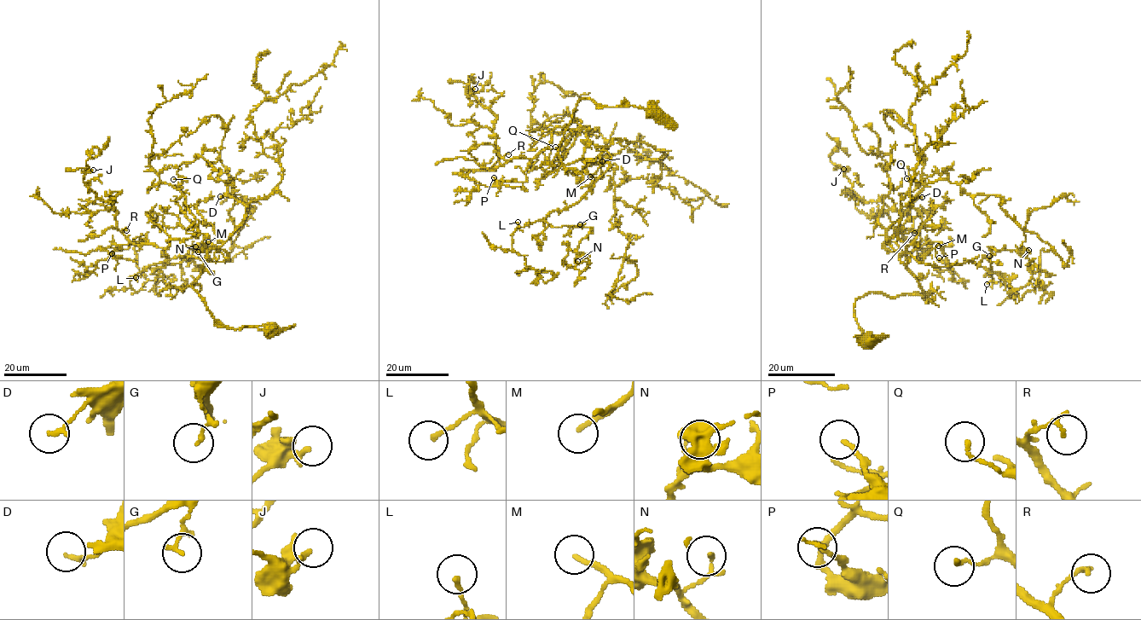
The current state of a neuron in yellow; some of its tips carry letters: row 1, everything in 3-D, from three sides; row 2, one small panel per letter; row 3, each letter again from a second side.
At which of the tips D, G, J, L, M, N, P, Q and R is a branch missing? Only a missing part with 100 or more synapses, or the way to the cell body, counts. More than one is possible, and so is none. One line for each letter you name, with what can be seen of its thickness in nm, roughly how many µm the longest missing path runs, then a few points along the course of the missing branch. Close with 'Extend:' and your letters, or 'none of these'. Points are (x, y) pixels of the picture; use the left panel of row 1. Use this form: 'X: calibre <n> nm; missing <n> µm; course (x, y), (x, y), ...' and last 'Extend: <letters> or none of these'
M: calibre 170 nm; missing 60 µm; course (208, 241), (176, 235), (161, 250), (141, 249), (124, 271), (98, 282)
Extend: M

